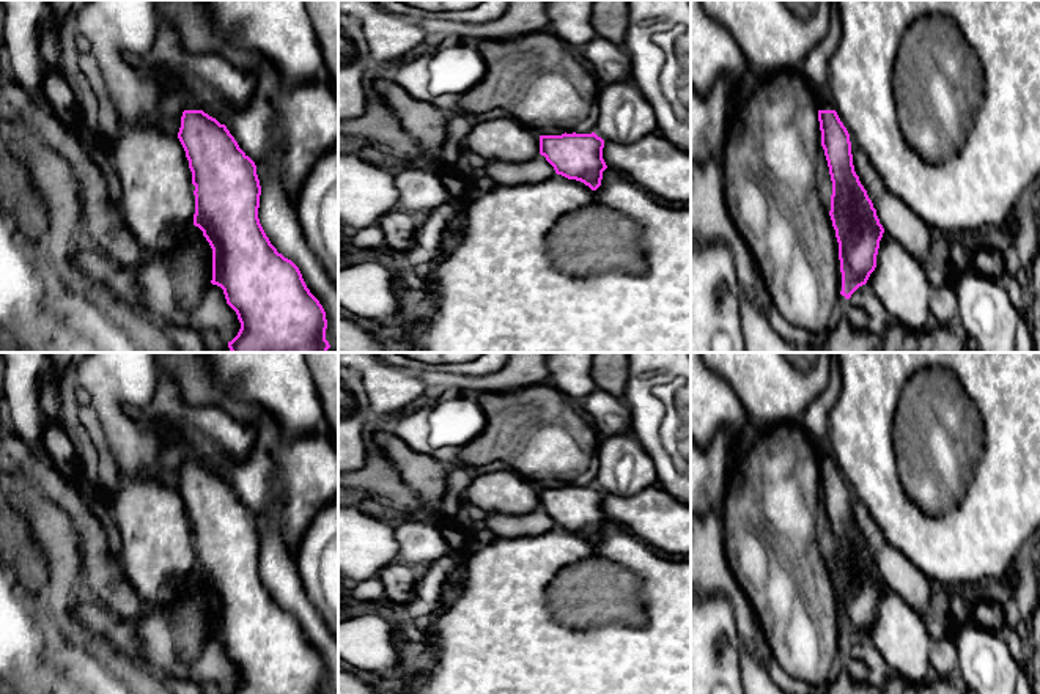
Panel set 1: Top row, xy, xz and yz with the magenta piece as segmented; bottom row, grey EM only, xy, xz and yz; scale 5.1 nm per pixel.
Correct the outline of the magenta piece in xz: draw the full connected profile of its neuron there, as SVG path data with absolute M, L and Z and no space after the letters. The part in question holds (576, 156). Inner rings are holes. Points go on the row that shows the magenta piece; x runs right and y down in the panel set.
M595 132L540 135L540 154L554 167L555 173L581 181L592 190L601 186L603 172L607 168L603 148L604 140Z

